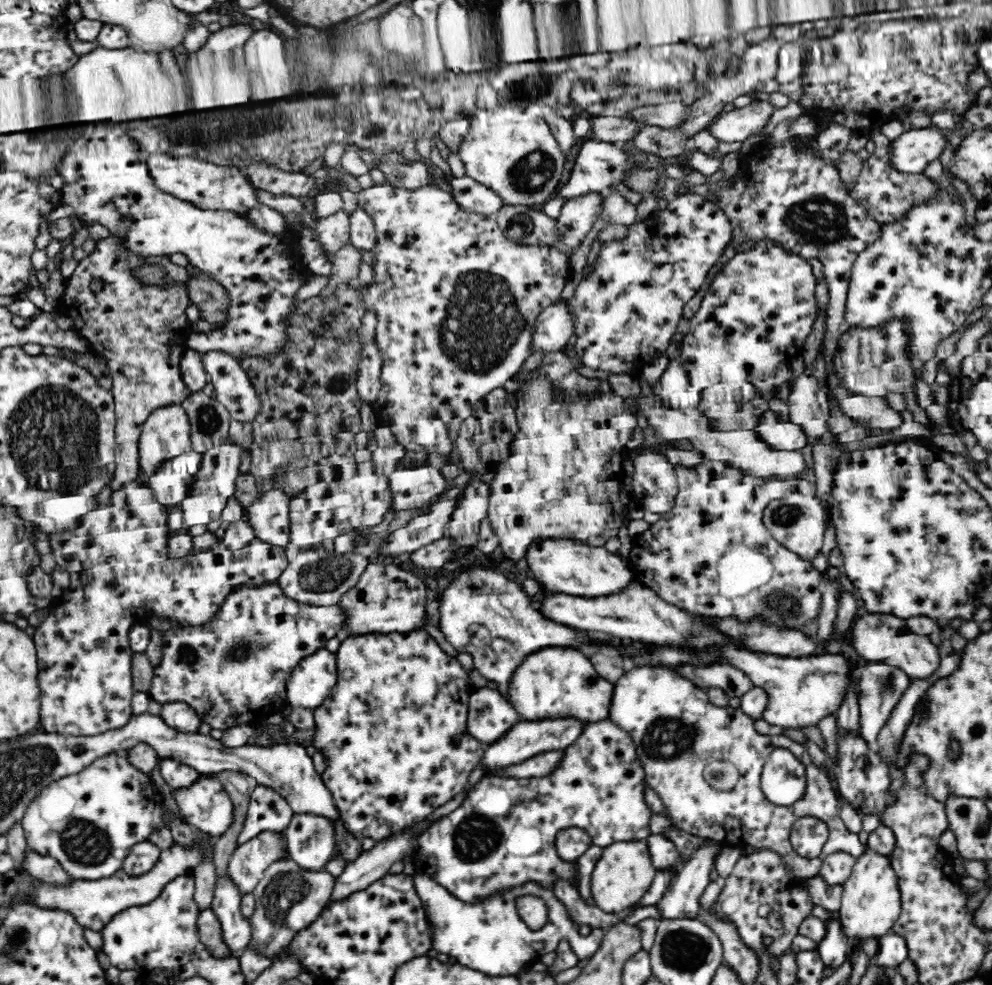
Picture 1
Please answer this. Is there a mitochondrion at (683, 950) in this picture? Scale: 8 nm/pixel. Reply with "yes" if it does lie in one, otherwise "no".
yes

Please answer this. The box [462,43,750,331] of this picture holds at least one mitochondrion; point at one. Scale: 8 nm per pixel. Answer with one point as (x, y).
(534, 170)

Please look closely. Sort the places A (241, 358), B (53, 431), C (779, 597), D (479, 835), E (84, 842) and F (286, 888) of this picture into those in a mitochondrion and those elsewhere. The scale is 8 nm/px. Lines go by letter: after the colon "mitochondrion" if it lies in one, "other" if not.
A: other
B: mitochondrion
C: mitochondrion
D: mitochondrion
E: mitochondrion
F: mitochondrion

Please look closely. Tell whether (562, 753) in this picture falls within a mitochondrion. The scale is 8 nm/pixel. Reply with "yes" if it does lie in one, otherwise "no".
no

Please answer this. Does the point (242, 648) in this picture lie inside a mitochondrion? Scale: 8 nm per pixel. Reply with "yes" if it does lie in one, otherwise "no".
yes

